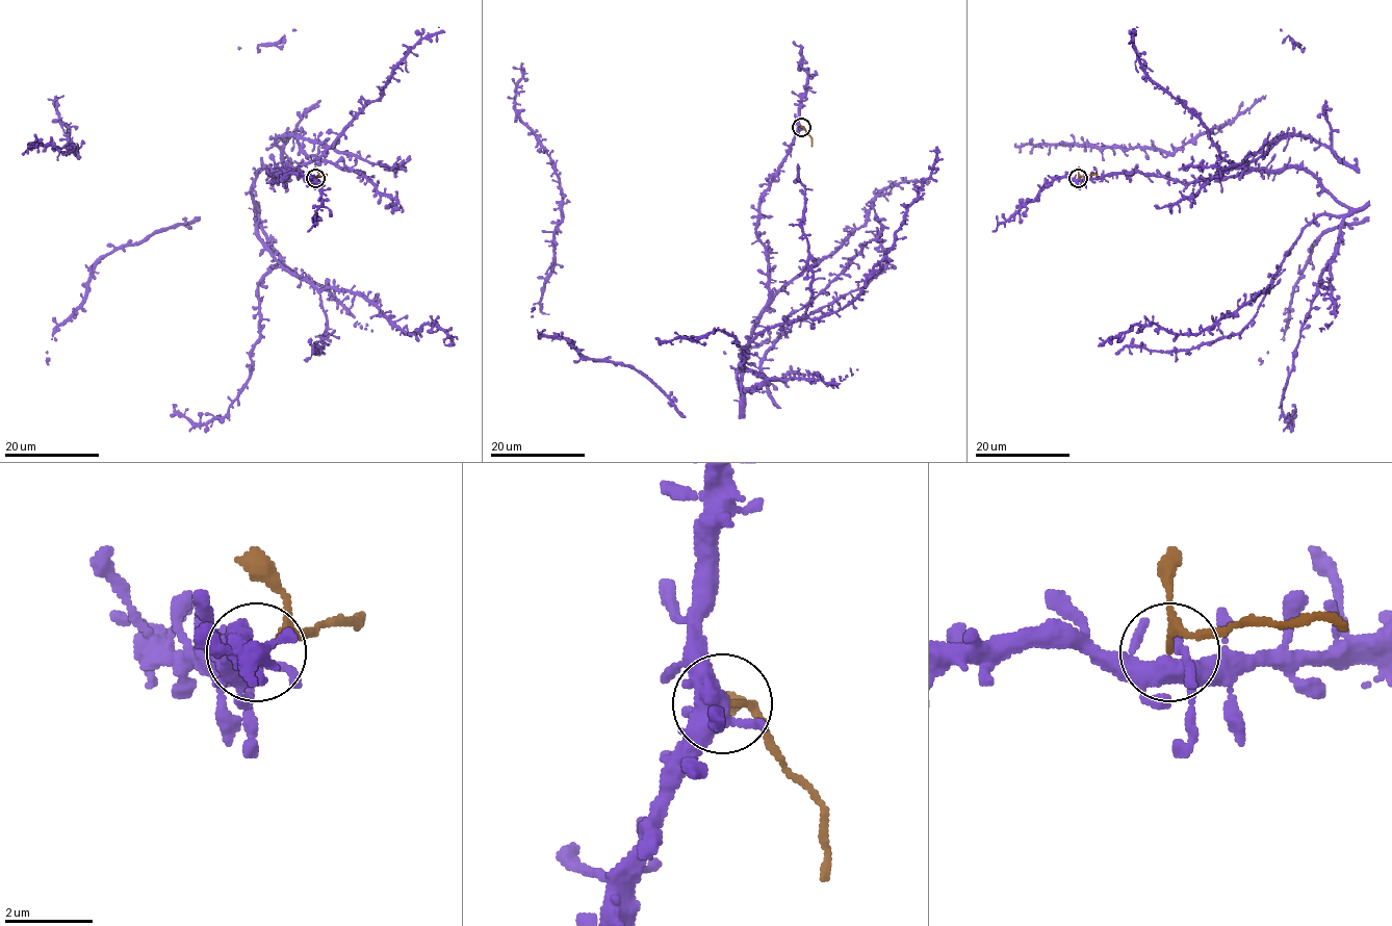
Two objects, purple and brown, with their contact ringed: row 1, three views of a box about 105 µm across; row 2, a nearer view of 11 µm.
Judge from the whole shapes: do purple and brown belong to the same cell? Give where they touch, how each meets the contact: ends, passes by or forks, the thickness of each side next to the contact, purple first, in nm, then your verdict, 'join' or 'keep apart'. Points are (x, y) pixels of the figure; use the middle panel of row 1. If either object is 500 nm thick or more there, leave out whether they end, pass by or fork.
(801, 127) | purple forks | brown passes by | 400/80 nm | keep apart

